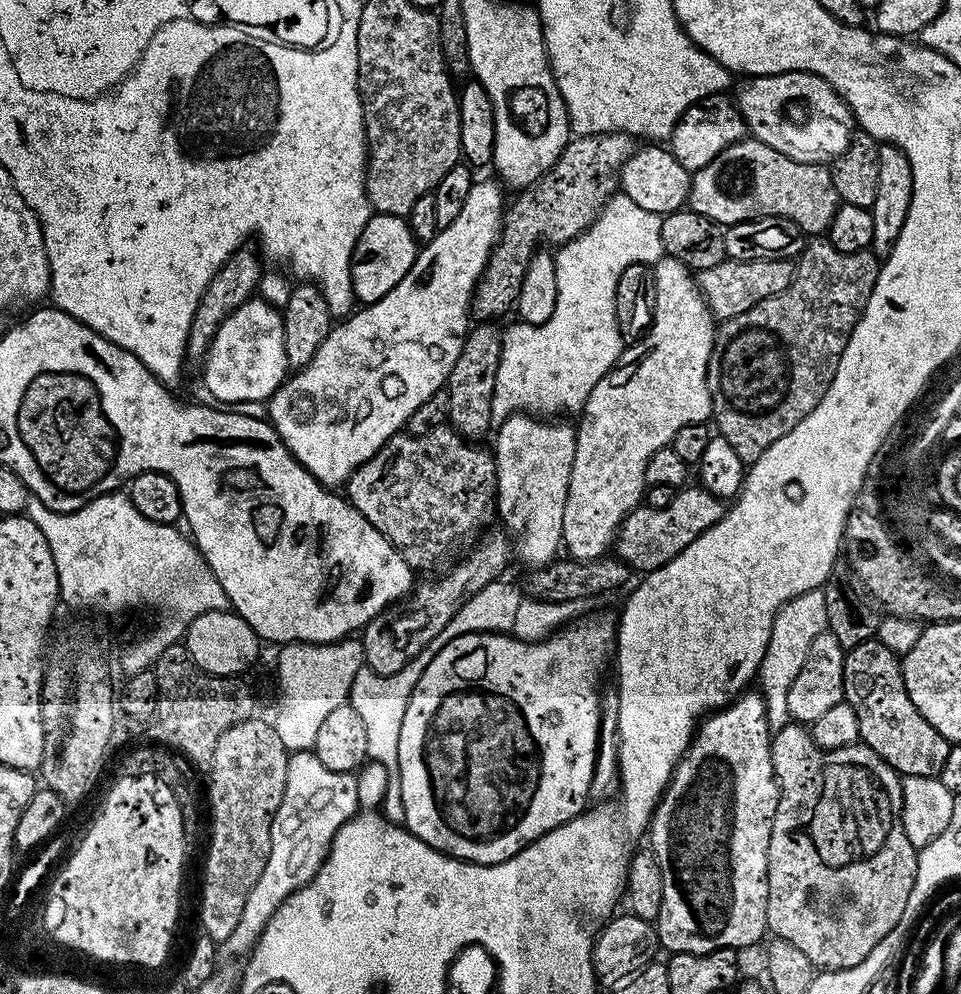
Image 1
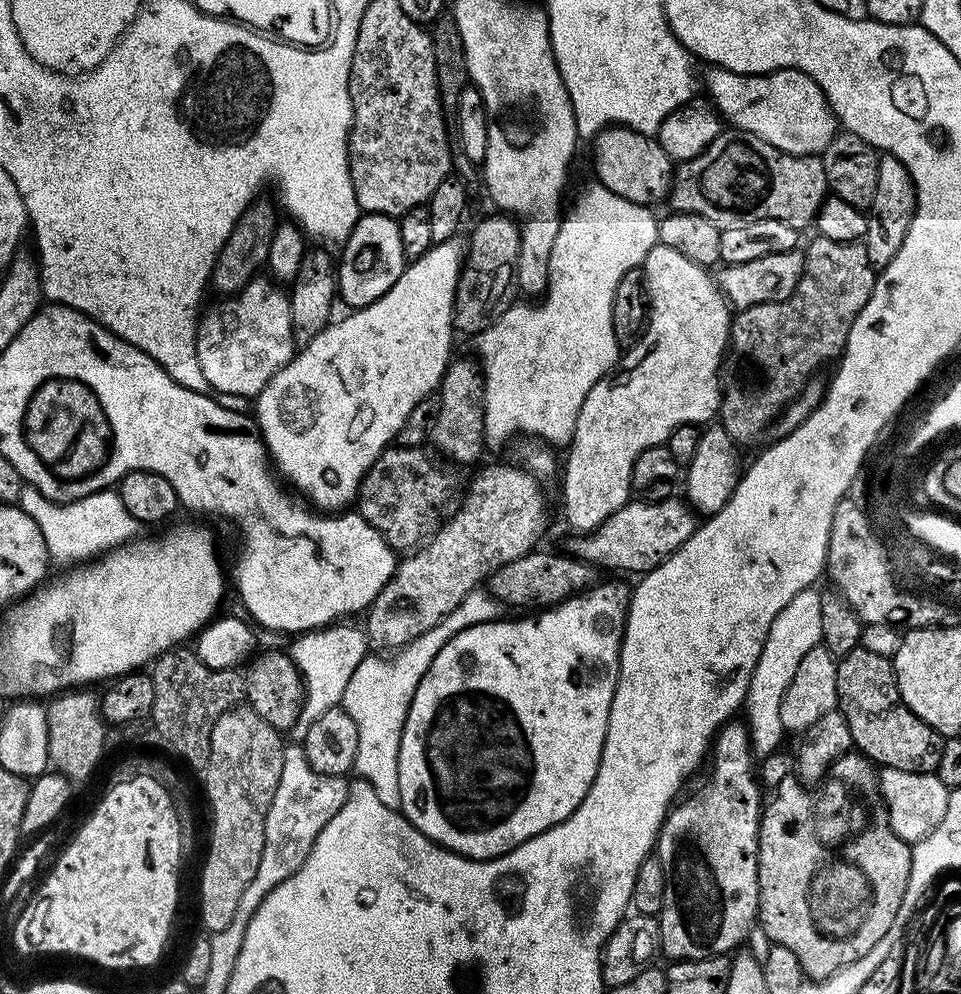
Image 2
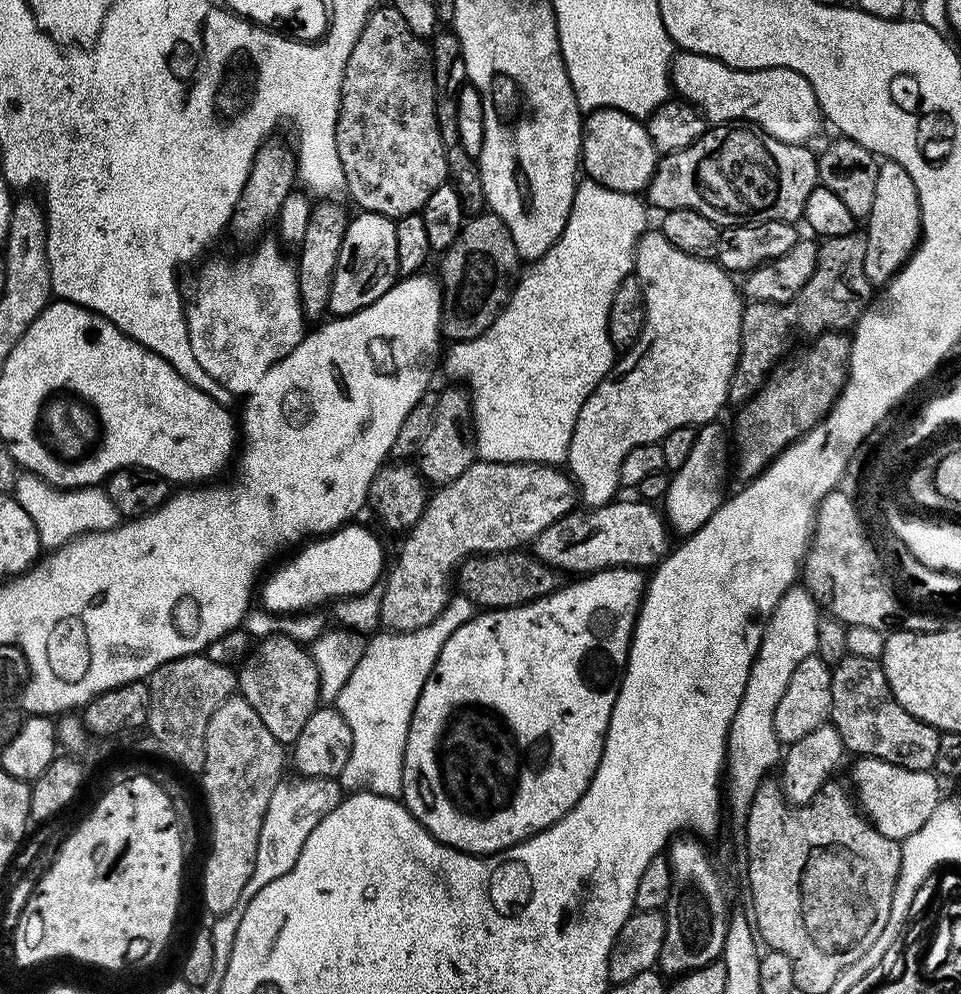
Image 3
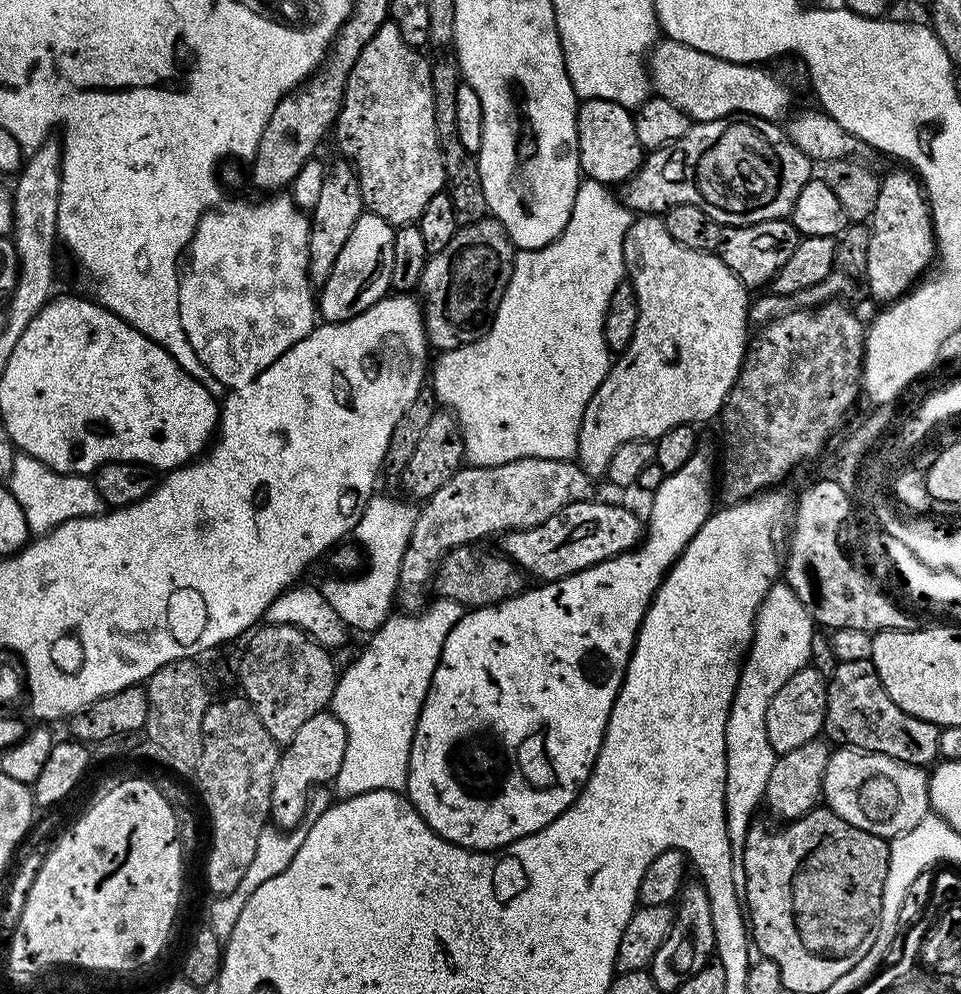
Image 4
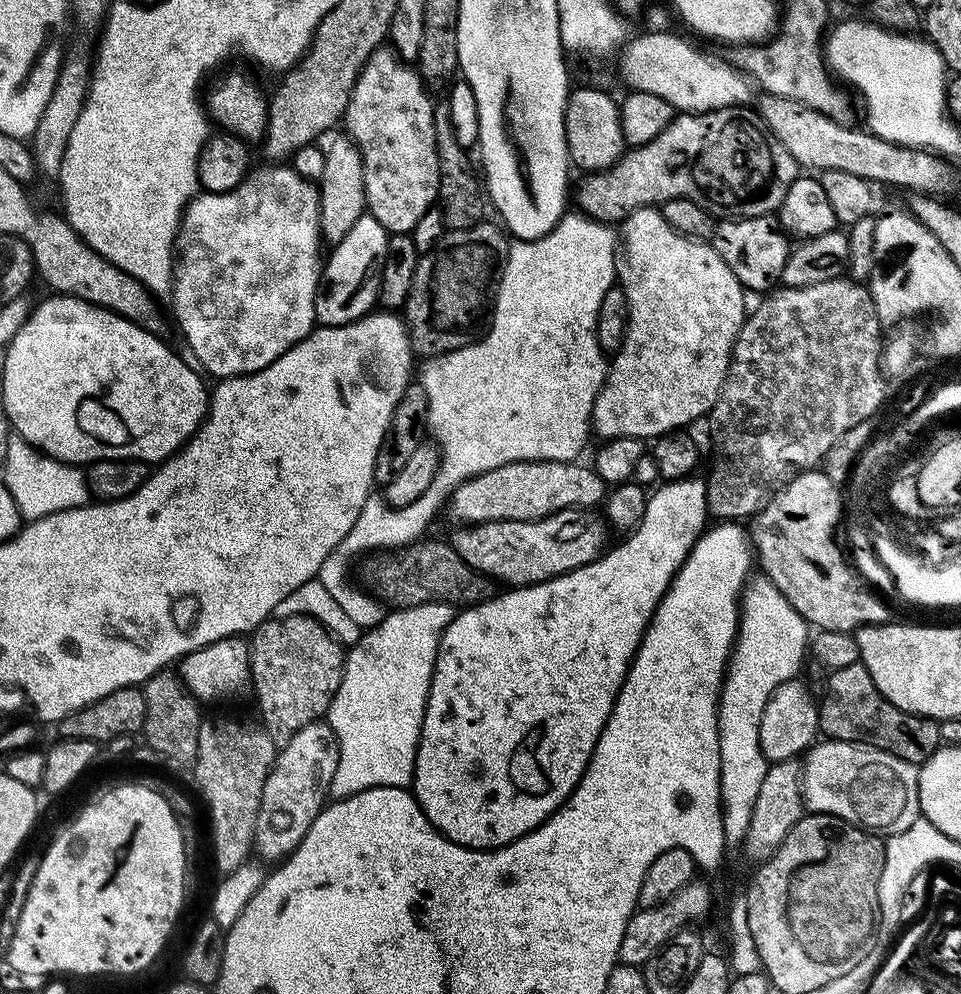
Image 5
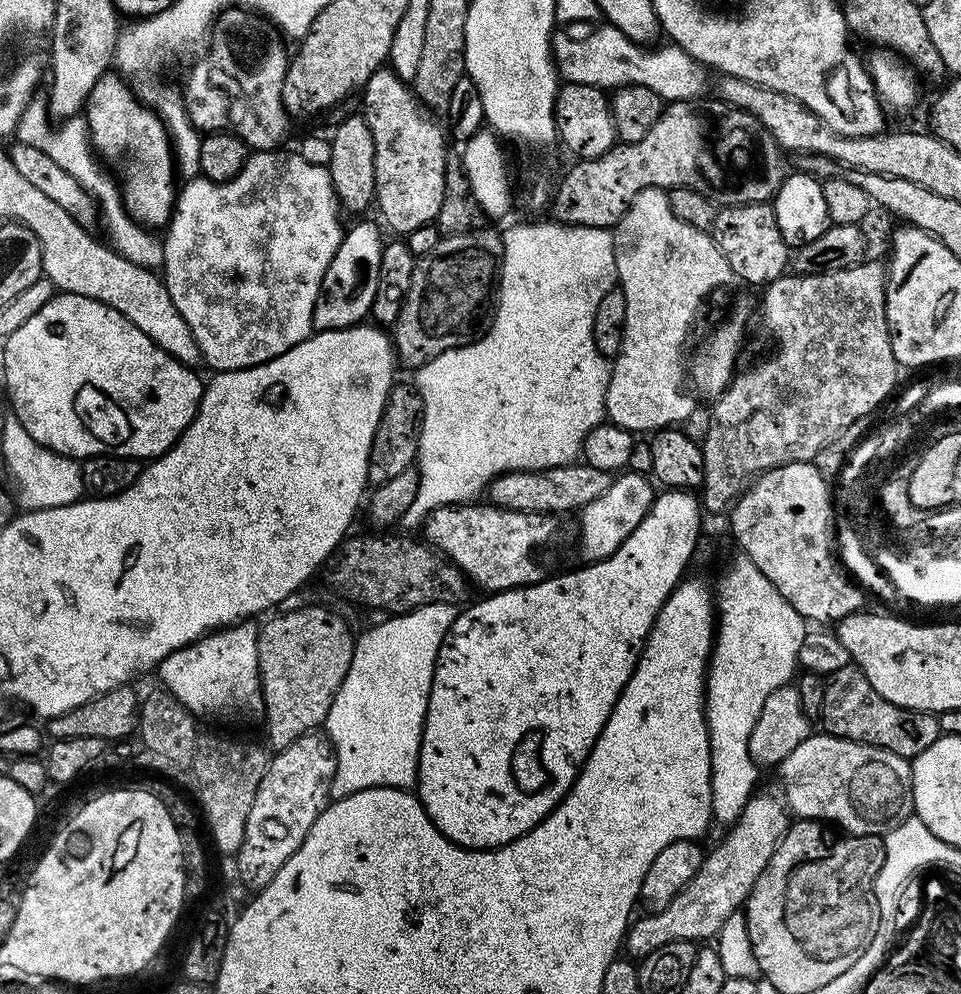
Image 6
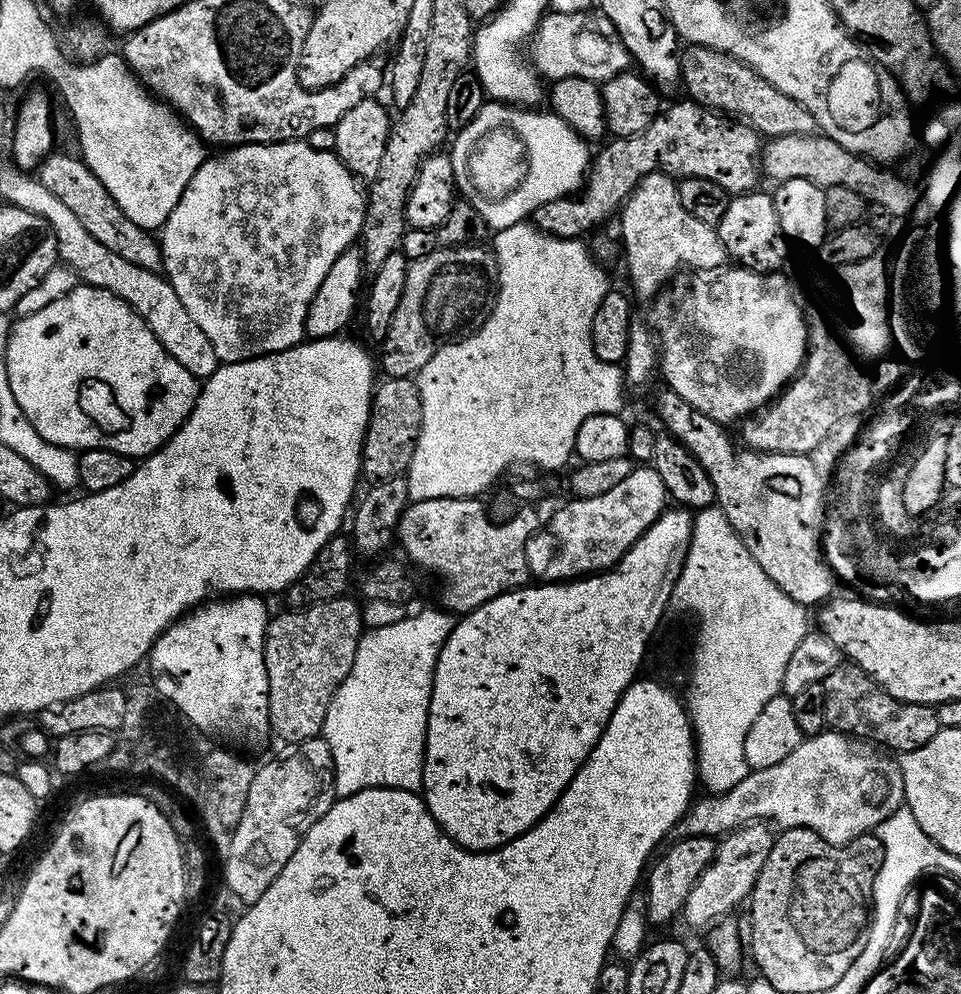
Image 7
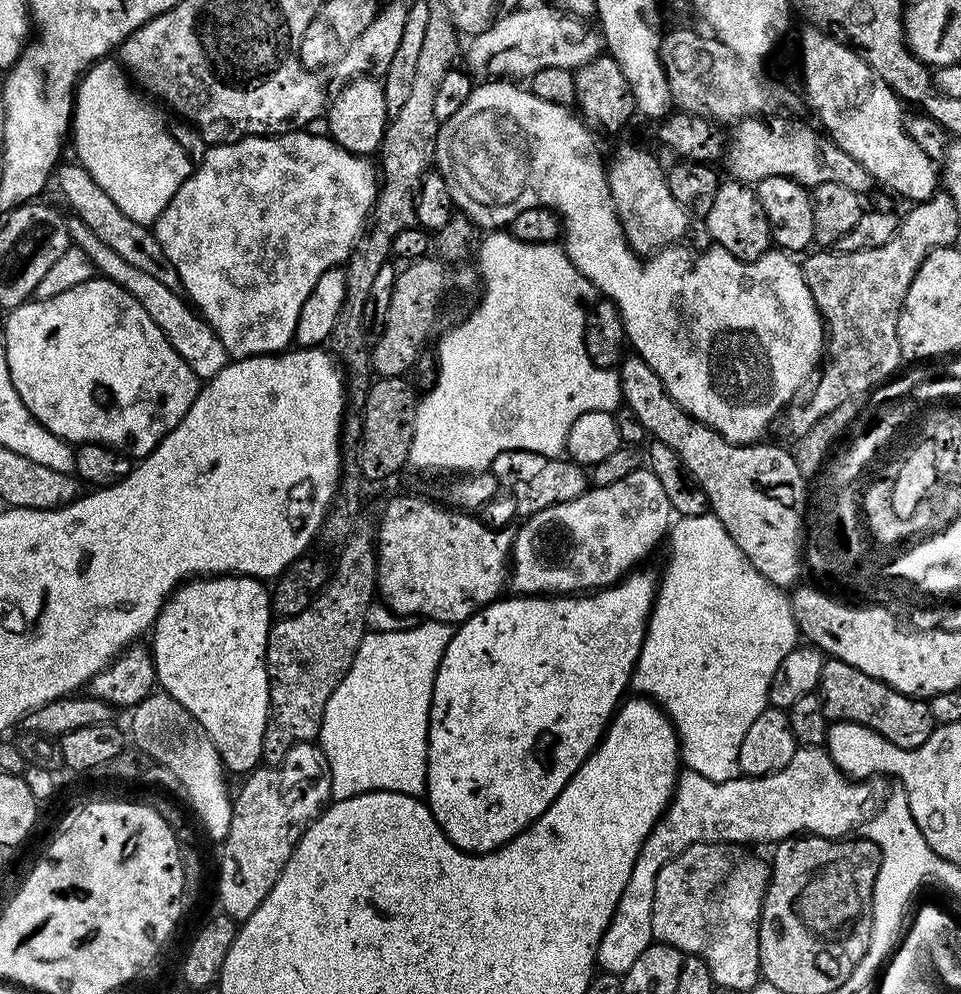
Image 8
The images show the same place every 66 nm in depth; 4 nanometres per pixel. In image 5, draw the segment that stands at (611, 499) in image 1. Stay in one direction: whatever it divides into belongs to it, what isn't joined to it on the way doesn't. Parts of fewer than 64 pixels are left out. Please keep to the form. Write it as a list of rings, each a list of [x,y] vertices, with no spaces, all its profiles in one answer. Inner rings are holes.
[[[659,207],[639,208],[630,215],[624,217],[618,224],[618,235],[616,238],[616,278],[618,287],[626,294],[628,303],[628,329],[624,335],[624,345],[620,347],[619,352],[611,357],[610,367],[607,369],[604,377],[604,385],[600,388],[598,398],[594,402],[592,411],[592,432],[600,435],[601,441],[622,438],[623,436],[638,436],[641,438],[659,438],[666,432],[683,429],[684,424],[691,420],[707,417],[720,391],[723,390],[724,380],[727,378],[728,368],[731,366],[732,348],[735,346],[735,340],[738,338],[740,327],[744,324],[746,309],[744,310],[744,296],[746,289],[740,285],[738,278],[718,258],[718,254],[711,246],[711,243],[702,240],[693,240],[691,236],[684,236],[660,212]]]

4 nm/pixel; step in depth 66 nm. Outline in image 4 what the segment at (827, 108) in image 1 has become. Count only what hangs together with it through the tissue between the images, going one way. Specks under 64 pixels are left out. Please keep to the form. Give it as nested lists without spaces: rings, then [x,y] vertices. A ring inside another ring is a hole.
[[[667,38],[661,39],[659,43],[653,47],[650,53],[650,84],[654,89],[655,95],[666,98],[670,102],[674,102],[674,106],[678,106],[685,112],[693,121],[699,122],[702,120],[717,120],[723,116],[741,115],[745,118],[755,118],[757,121],[770,120],[773,122],[779,121],[779,116],[787,117],[789,115],[788,107],[792,104],[792,96],[788,93],[788,88],[775,76],[772,72],[767,72],[767,67],[757,66],[755,64],[735,64],[729,60],[723,60],[722,58],[714,58],[710,54],[702,54],[702,50],[694,50],[694,46],[686,46],[682,42],[677,40],[670,40]]]

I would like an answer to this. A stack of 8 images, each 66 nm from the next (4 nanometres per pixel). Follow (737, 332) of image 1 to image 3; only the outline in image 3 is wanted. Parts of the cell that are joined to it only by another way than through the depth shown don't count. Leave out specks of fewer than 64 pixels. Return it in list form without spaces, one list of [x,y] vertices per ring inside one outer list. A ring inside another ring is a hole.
[[[859,231],[841,236],[827,237],[819,245],[817,265],[805,286],[798,290],[796,297],[785,304],[749,303],[742,314],[742,334],[740,335],[740,357],[736,363],[736,373],[728,387],[728,398],[733,405],[740,406],[753,397],[764,386],[766,377],[781,363],[780,355],[792,336],[792,328],[805,332],[808,338],[833,330],[848,330],[859,320],[864,309],[874,299],[874,285],[866,278],[866,238]]]

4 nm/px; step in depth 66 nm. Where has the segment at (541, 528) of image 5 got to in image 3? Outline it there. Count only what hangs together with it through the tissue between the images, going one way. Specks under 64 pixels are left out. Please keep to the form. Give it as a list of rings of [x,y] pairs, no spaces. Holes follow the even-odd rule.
[[[617,498],[601,508],[580,511],[566,513],[536,536],[534,555],[543,564],[564,574],[601,572],[603,568],[648,570],[659,564],[670,551],[670,524],[655,503],[639,498]]]

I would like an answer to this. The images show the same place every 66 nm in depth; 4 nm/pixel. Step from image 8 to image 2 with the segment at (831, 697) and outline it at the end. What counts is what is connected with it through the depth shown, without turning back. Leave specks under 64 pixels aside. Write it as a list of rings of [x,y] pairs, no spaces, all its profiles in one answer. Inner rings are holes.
[[[858,646],[837,659],[836,669],[836,702],[846,718],[846,726],[850,726],[855,751],[880,768],[935,773],[944,740],[902,702],[891,659]]]

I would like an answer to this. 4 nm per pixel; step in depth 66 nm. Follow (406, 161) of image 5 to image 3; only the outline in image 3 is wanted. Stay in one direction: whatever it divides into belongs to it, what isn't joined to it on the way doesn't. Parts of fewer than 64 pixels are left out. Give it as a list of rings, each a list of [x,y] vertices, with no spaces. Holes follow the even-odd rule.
[[[373,8],[358,34],[358,42],[354,42],[350,50],[350,58],[342,74],[336,141],[346,196],[357,204],[355,207],[359,211],[393,218],[414,214],[426,206],[426,198],[430,198],[430,194],[448,180],[446,150],[442,134],[438,134],[432,53],[429,45],[414,35],[410,26],[406,26],[406,18],[402,18],[396,8]]]

